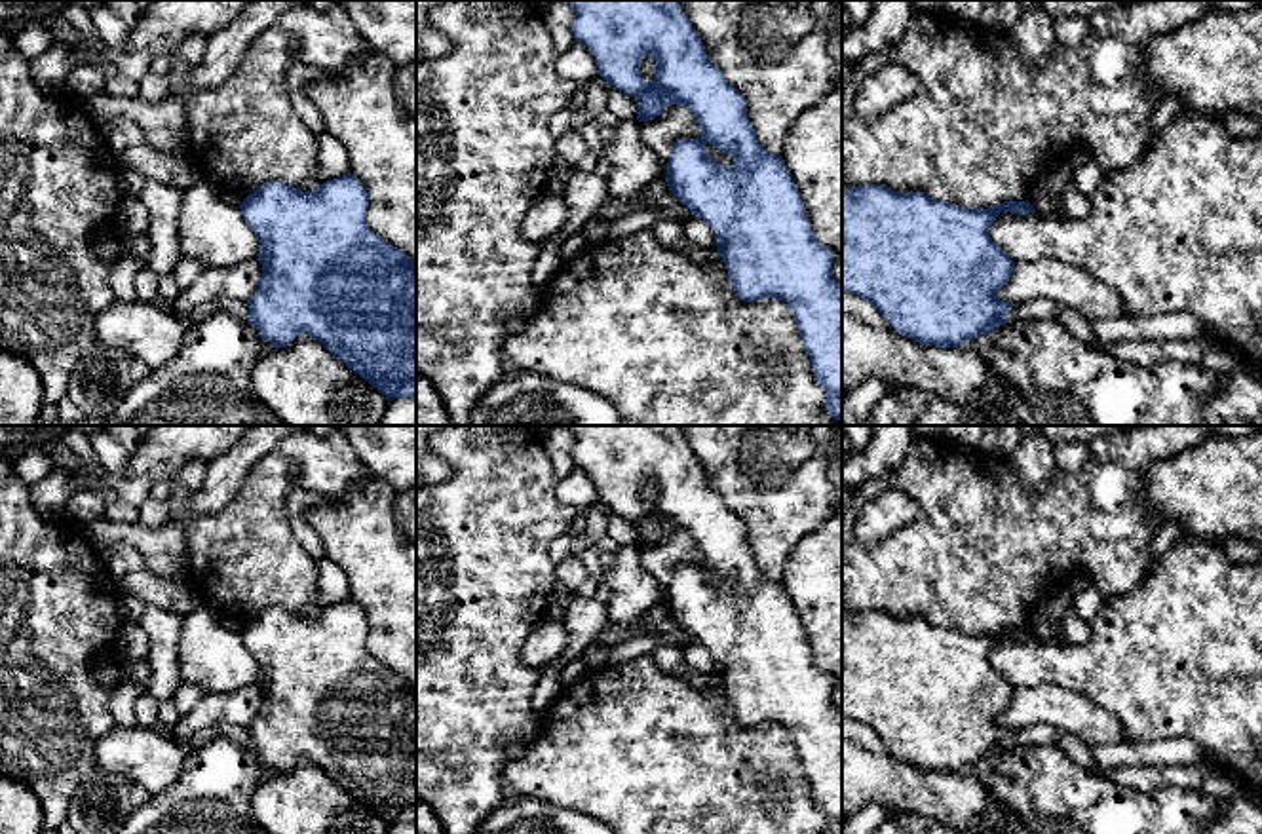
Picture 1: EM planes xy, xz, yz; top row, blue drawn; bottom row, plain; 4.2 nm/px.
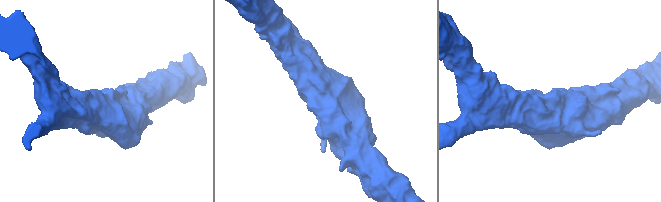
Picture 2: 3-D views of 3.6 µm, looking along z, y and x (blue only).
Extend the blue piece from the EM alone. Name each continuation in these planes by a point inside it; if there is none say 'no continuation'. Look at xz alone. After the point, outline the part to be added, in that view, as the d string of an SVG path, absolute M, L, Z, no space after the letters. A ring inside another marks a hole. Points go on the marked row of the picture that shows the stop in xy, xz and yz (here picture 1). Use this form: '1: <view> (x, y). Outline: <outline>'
no continuation

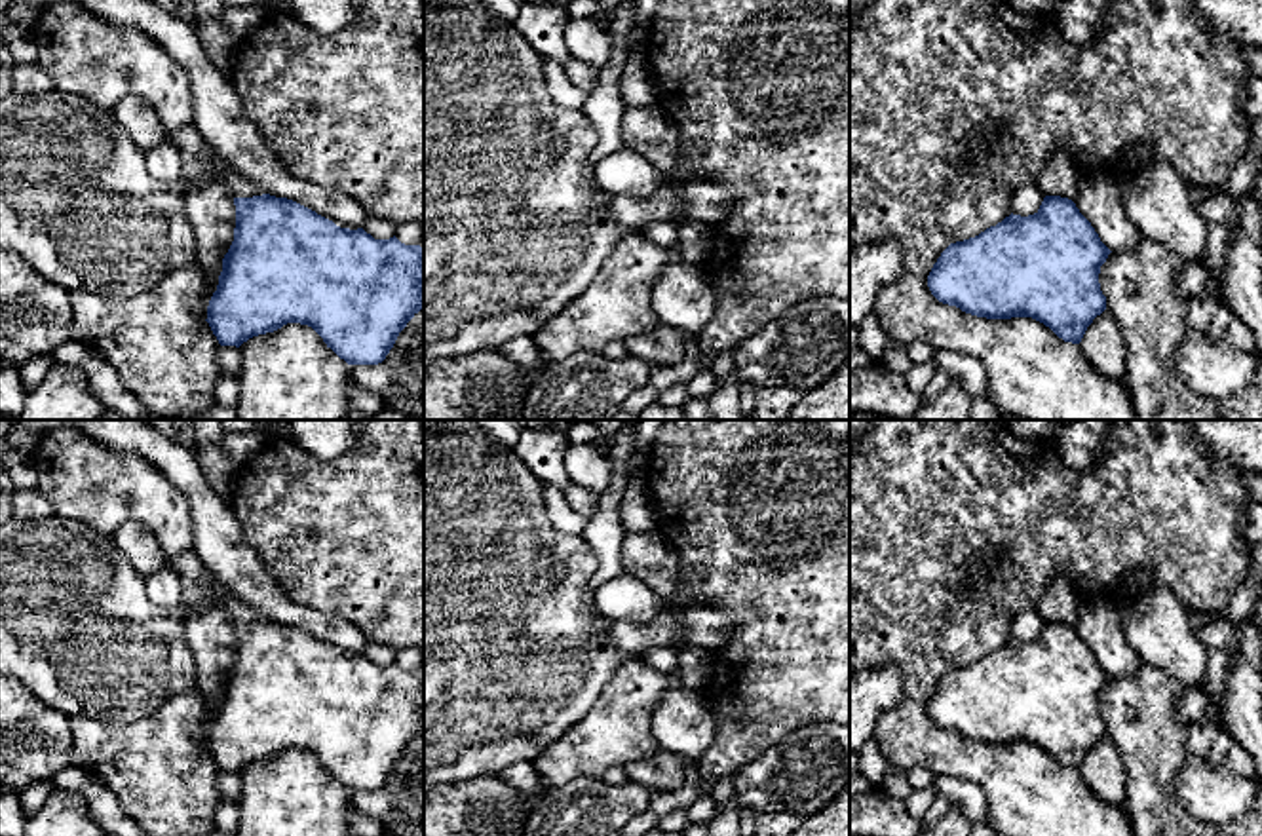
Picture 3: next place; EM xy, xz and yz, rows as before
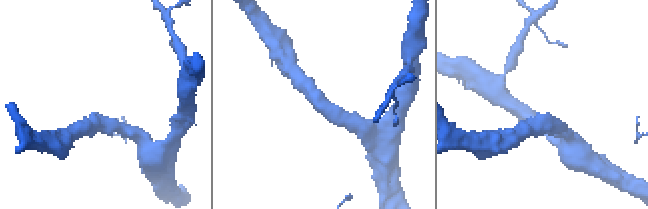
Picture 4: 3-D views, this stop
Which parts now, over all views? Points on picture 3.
1: xy (194, 151). Outline: M184 125L167 135L167 141L175 144L182 162L182 180L198 182L203 179L203 163L207 160L217 162L217 171L226 182L232 198L262 196L264 190L251 179L230 167L196 131L194 125Z

